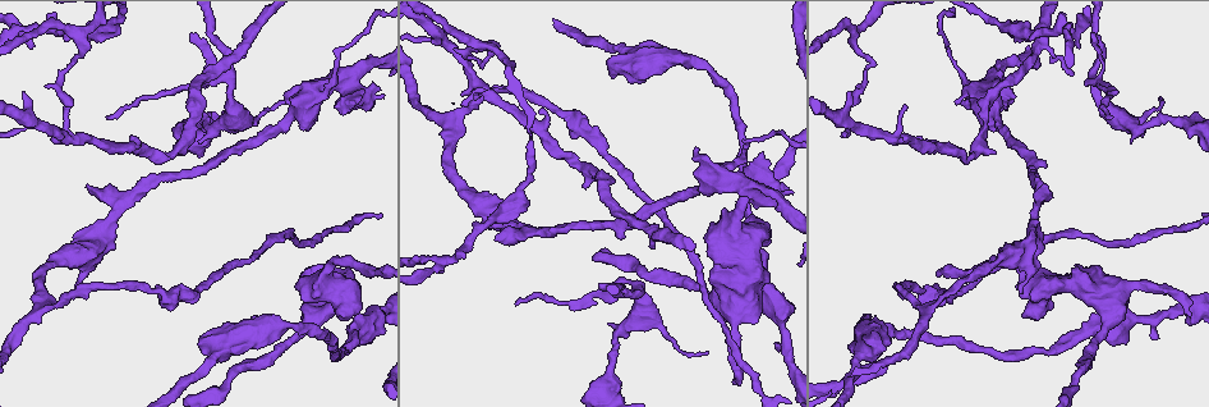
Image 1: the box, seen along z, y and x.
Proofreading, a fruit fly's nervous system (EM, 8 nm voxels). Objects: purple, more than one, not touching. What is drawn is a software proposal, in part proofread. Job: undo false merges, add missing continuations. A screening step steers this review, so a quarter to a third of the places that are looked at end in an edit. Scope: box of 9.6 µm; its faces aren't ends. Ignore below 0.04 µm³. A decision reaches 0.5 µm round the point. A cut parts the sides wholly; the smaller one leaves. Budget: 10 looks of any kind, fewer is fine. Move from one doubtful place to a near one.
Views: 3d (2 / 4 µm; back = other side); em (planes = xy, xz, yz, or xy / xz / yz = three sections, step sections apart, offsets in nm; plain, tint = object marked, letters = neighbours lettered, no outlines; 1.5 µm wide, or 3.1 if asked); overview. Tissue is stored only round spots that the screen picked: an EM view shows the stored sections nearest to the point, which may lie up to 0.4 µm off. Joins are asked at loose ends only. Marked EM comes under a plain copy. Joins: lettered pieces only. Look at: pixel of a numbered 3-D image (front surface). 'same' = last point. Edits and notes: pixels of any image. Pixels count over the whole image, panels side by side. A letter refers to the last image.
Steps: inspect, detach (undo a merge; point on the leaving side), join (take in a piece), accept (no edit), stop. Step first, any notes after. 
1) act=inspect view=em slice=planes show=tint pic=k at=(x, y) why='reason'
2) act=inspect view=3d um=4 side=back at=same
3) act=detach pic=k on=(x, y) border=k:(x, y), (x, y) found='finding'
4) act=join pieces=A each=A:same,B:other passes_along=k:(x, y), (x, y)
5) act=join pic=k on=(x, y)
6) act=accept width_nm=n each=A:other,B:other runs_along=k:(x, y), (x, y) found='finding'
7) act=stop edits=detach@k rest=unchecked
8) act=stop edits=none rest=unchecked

act=inspect view=em slice=planes show=letters pic=1 at=(1019, 293) why='free end'

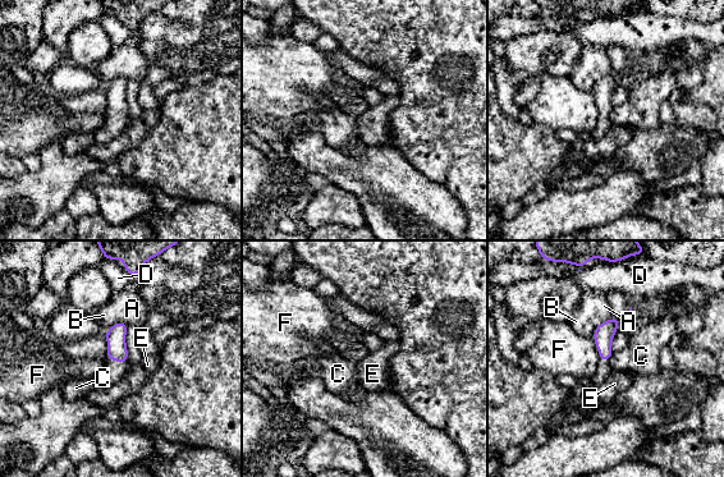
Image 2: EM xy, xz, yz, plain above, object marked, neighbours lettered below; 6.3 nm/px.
act=accept each=A:other,B:other,C:other,D:other,E:other,F:other border=2:(592, 336), (594, 344), (598, 348) found='no lettered piece goes on from it'

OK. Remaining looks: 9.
act=inspect view=3d um=2 pic=1 at=(857, 359)

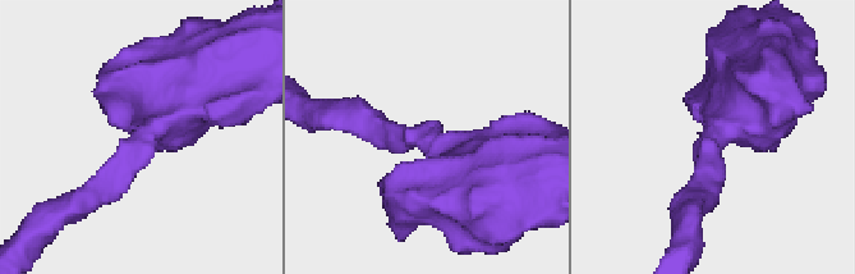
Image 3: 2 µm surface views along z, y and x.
act=inspect view=em slice=planes show=letters pic=3 at=(420, 134) arm_widths_nm=220,600

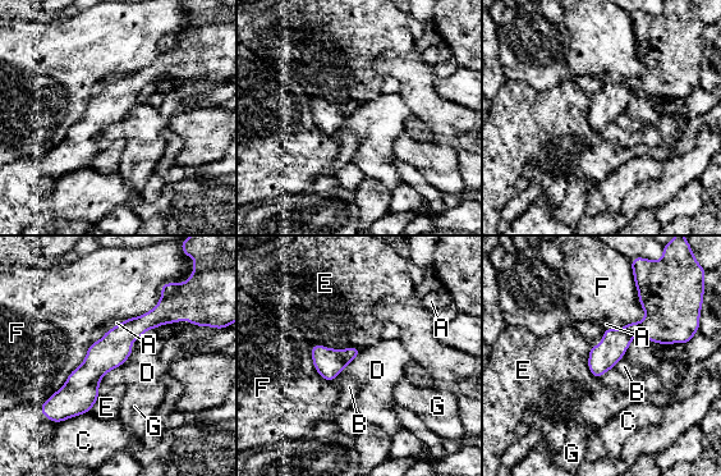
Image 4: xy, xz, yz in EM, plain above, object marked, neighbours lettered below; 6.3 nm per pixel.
act=accept each=A:other,B:other,C:other,D:other,E:other,F:other,G:other border=4:(313, 342), (361, 351) found='all the same neuron'

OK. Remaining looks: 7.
act=inspect view=3d um=4 pic=1 at=(995, 115)

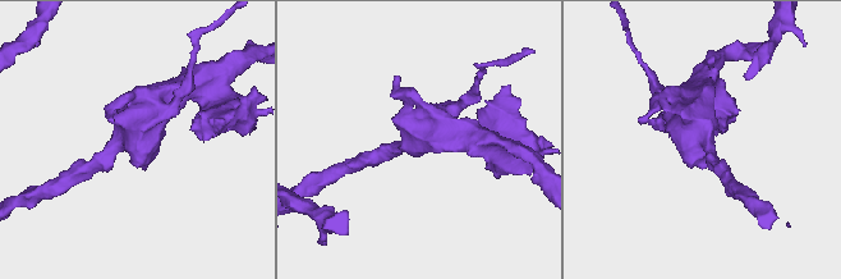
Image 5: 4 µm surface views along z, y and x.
act=inspect view=em slice=planes show=tint pic=5 at=(118, 143)

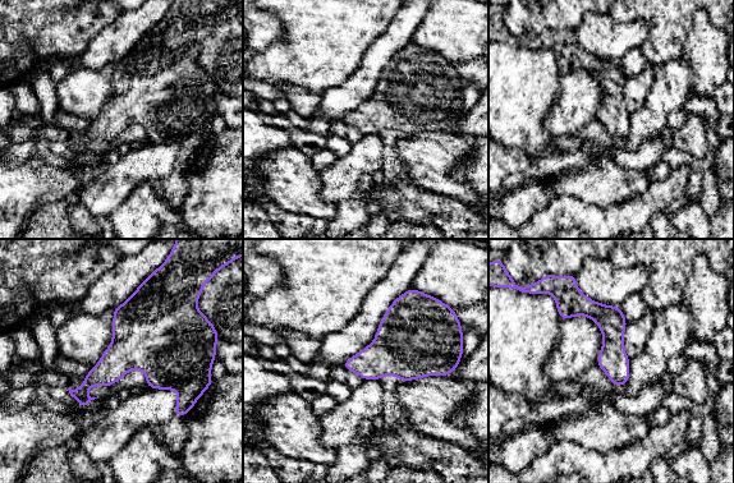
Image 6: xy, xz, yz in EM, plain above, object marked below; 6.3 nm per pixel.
act=inspect view=em slice=planes show=letters at=same

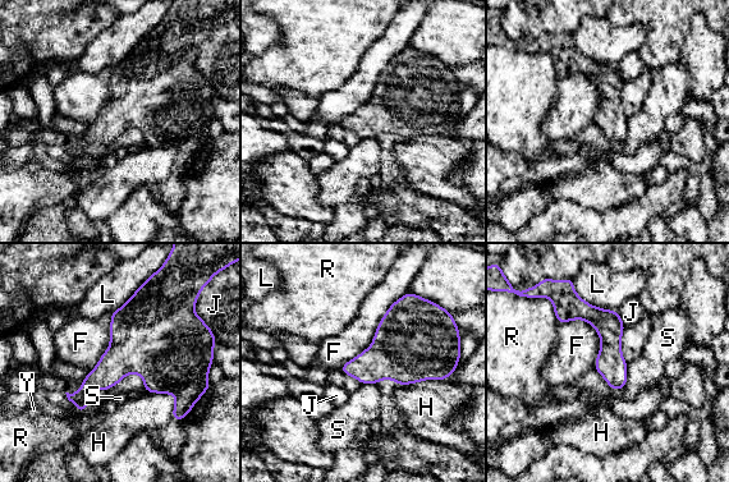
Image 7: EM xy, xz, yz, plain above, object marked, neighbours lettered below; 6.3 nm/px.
act=accept width_nm=180 each=F:other,H:other,J:other,L:other,R:other,S:other,Y:other border=7:(408, 290), (339, 368) found='all the same neuron'

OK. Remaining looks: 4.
act=inspect view=3d um=4 pic=1 at=(517, 302) why='an open end'

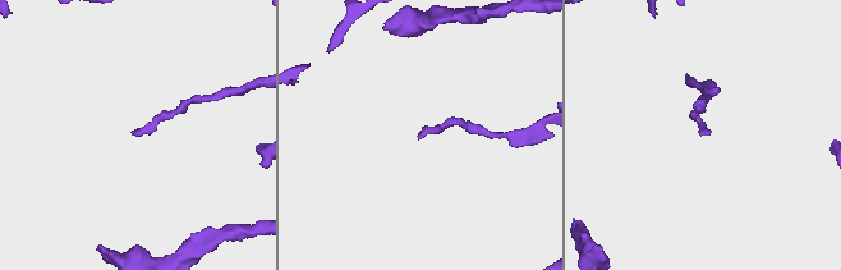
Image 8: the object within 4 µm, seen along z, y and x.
act=inspect view=em slice=planes show=letters pic=8 at=(710, 130) why='shape alone is not enough'

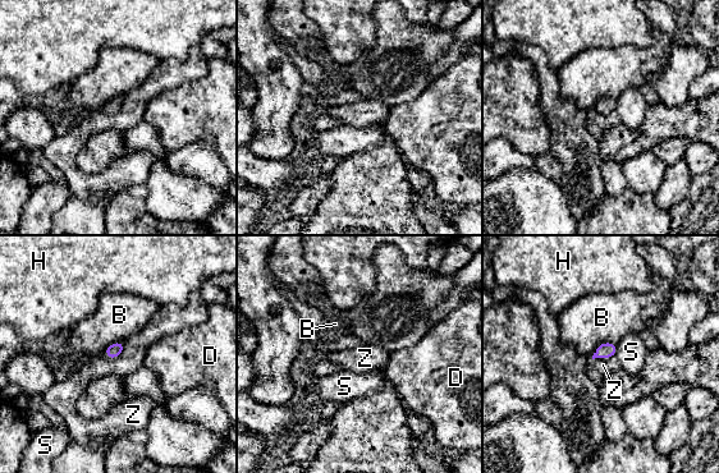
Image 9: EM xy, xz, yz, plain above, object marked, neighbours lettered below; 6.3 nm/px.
act=accept width_nm=90 each=B:other,D:other,H:other,S:other,Z:other border=9:(616, 344), (601, 343), (591, 357) found='no lettered piece goes on from it'

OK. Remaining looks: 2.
act=stop edits=none rest=unchecked

